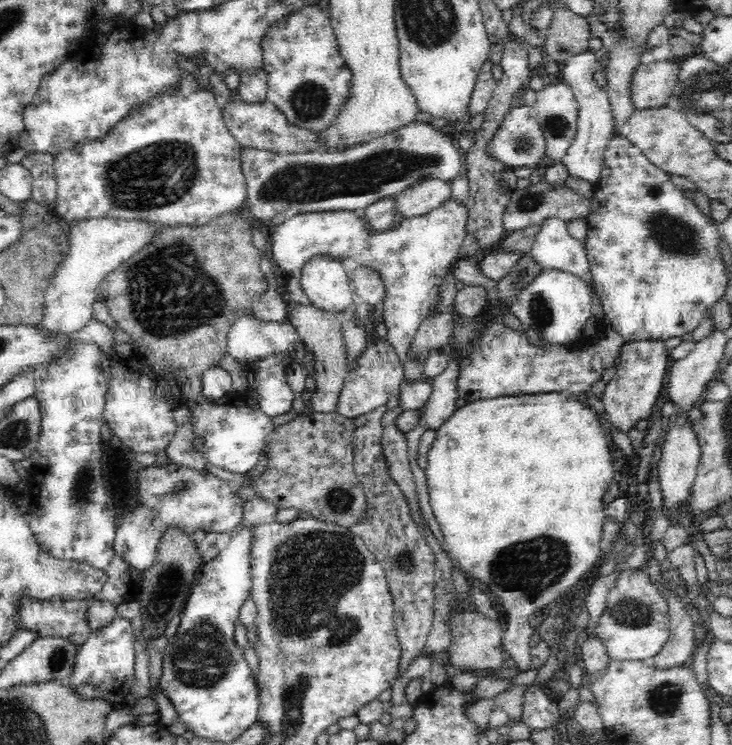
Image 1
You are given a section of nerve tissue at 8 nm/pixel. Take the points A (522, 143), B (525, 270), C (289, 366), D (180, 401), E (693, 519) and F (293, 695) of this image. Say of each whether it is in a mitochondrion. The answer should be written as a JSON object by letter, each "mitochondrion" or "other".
{"A":"mitochondrion","B":"mitochondrion","C":"other","D":"other","E":"other","F":"mitochondrion"}

